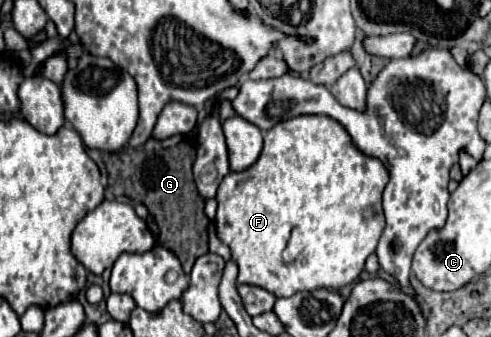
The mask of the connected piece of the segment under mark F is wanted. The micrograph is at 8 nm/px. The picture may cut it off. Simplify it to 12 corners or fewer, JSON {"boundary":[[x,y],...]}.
{"boundary":[[299,115],[217,191],[237,283],[353,283],[387,167]]}

